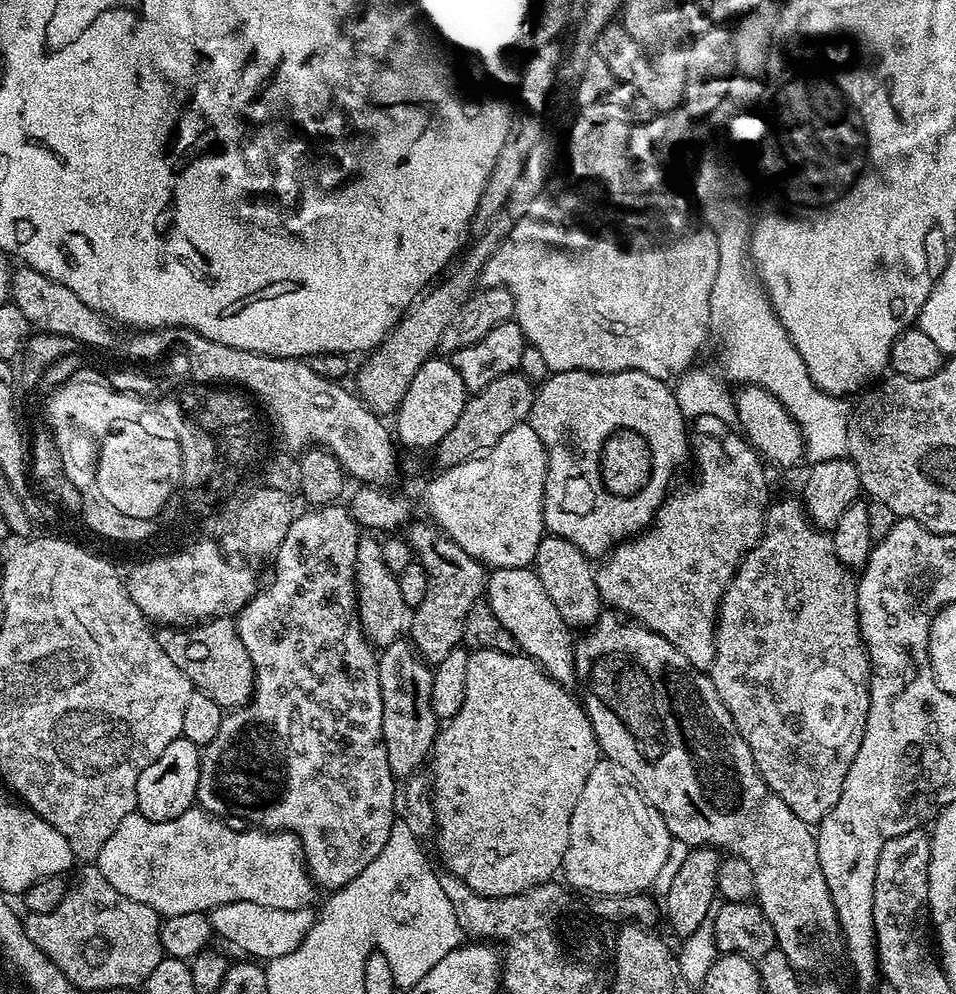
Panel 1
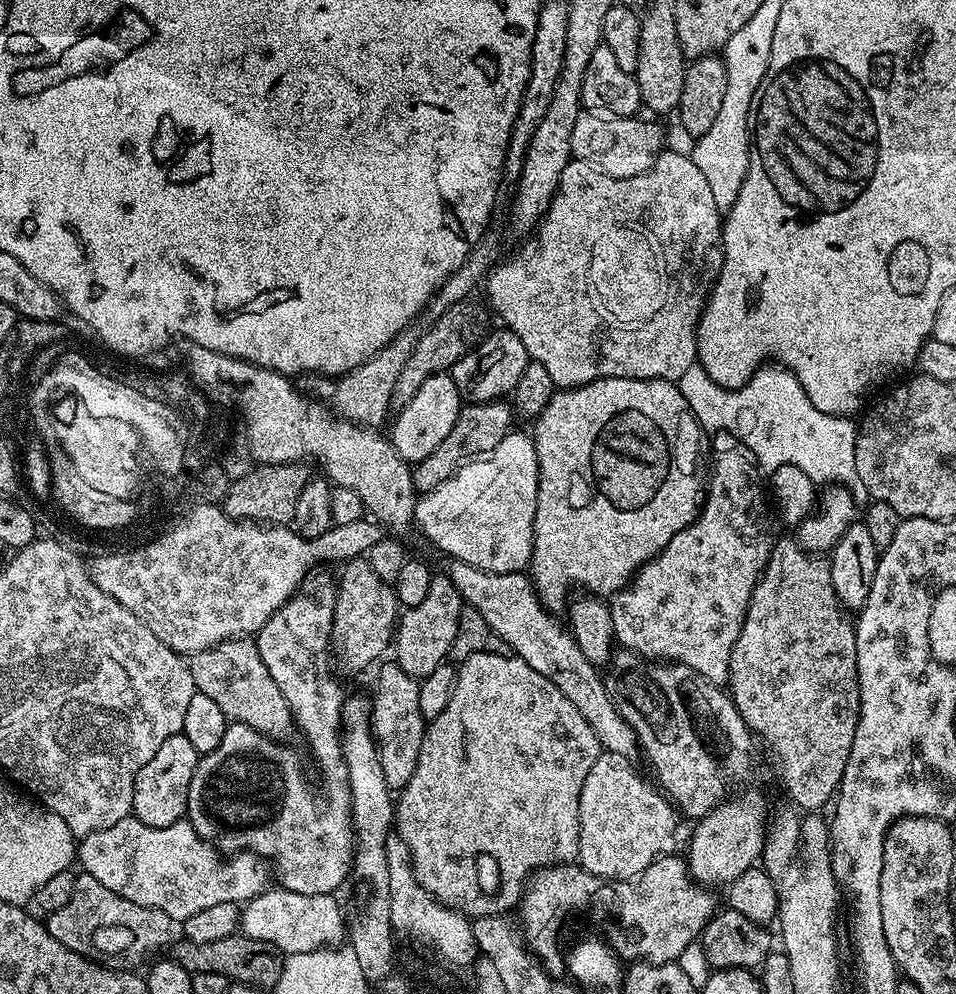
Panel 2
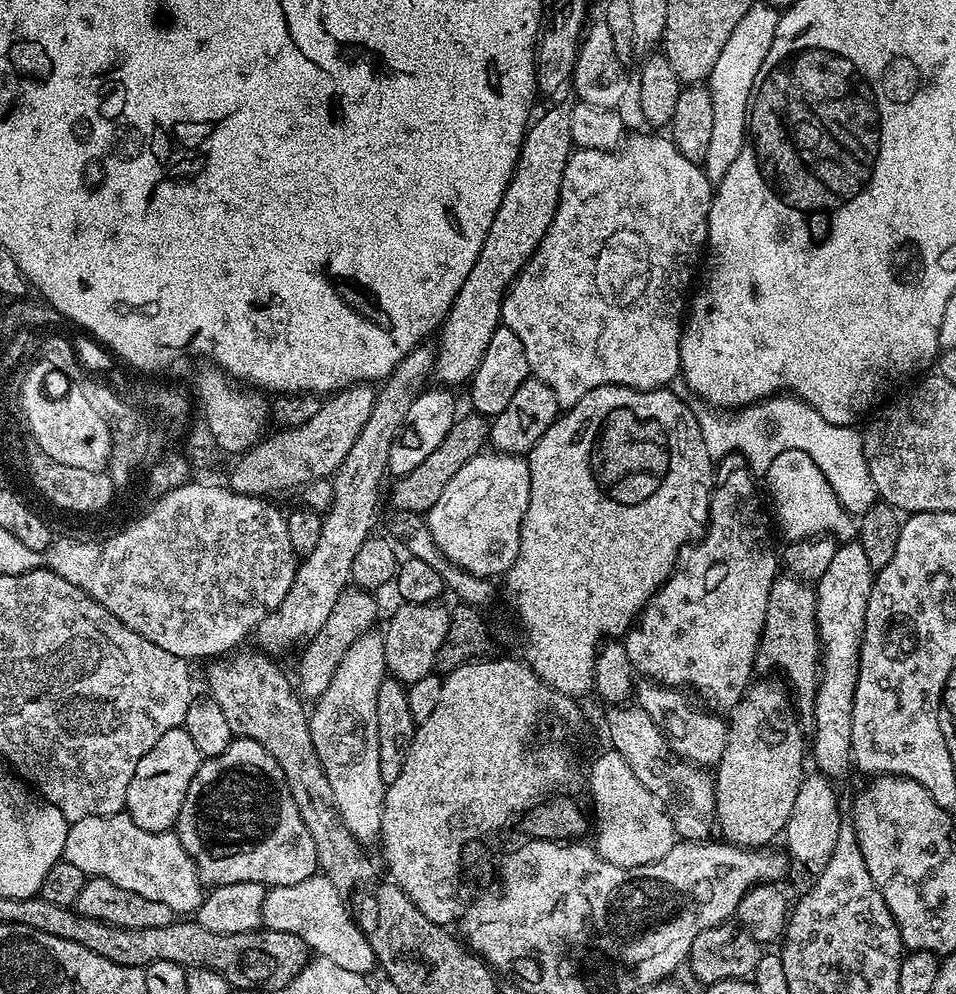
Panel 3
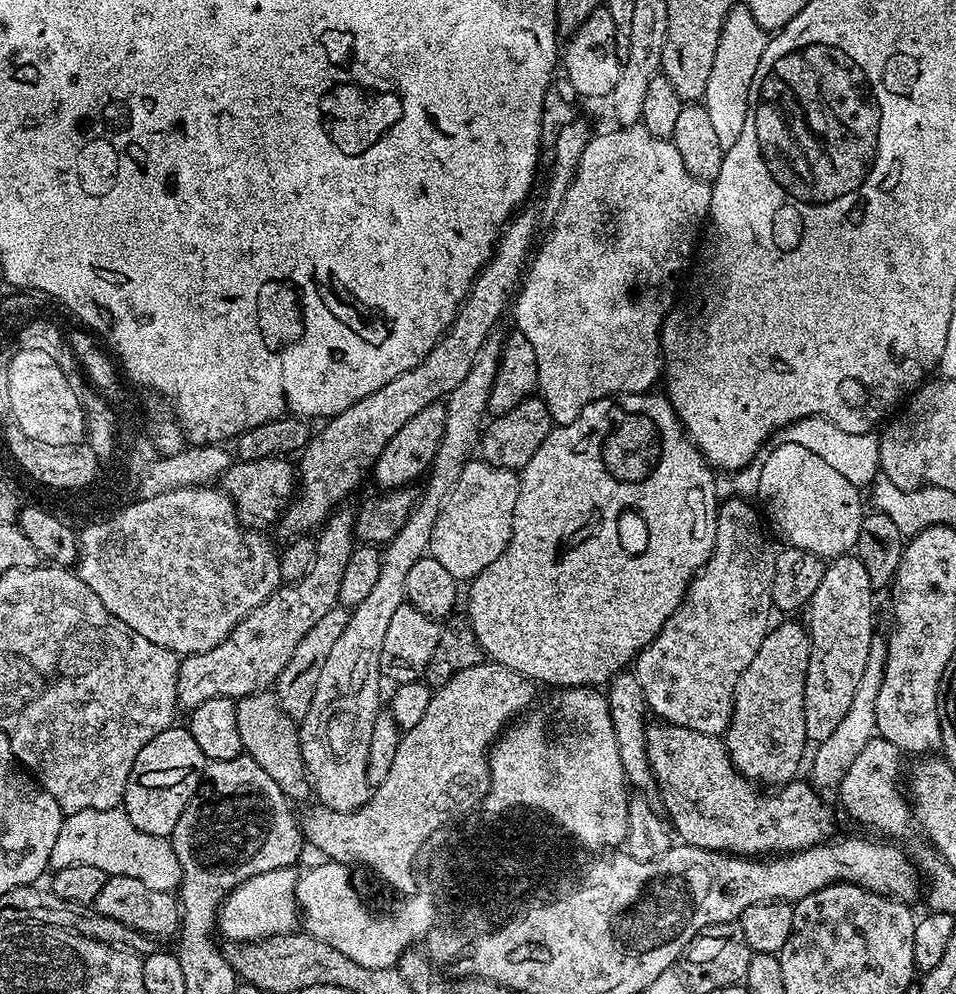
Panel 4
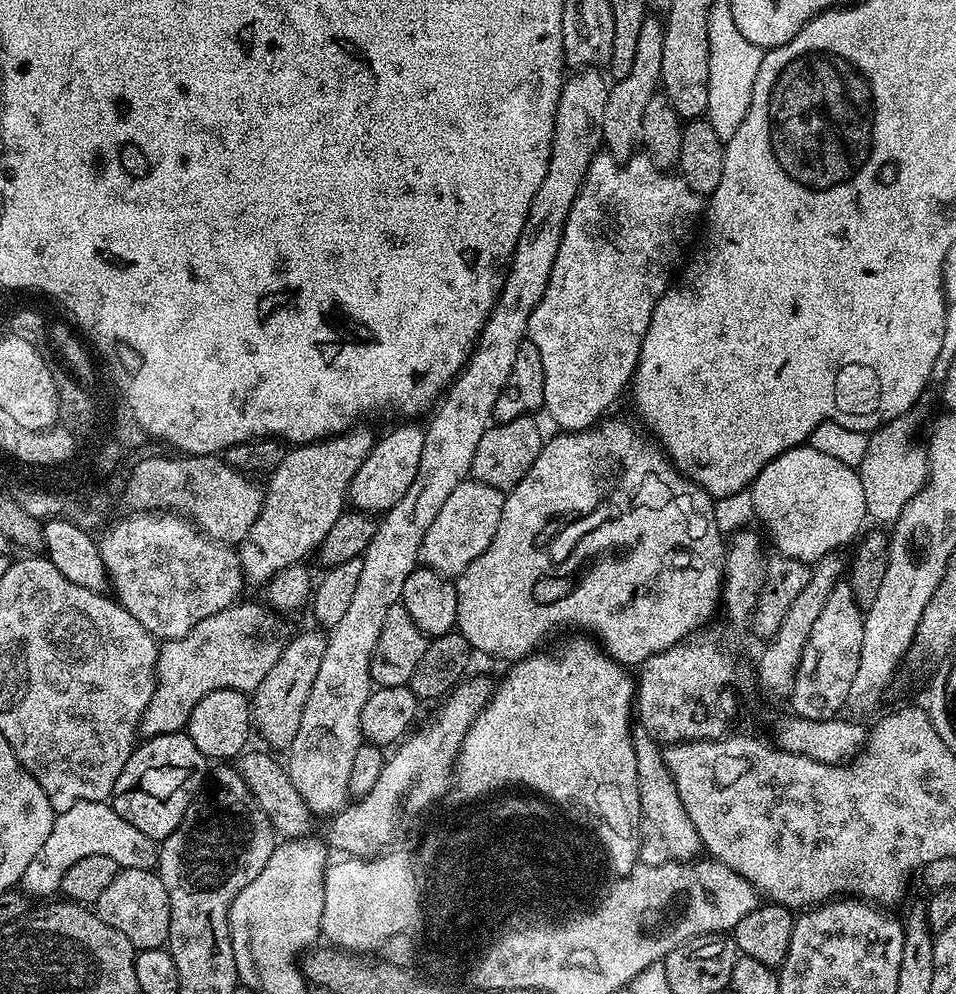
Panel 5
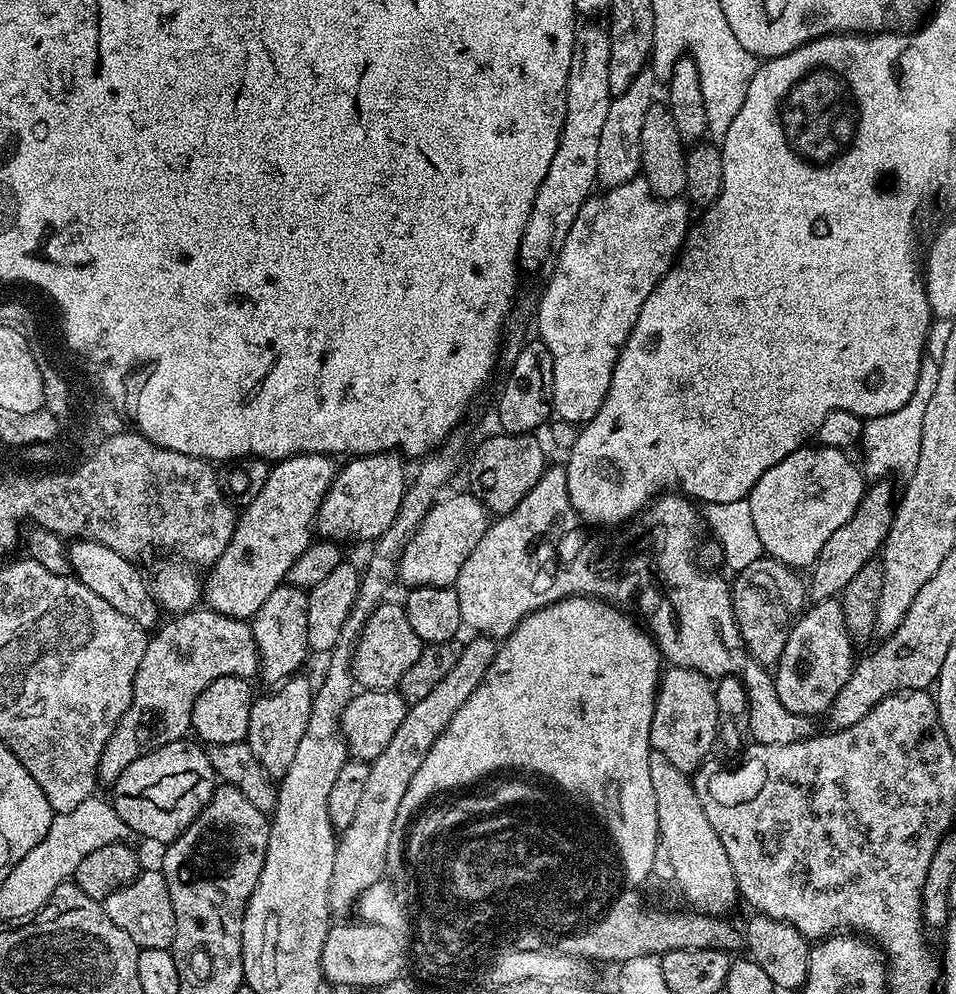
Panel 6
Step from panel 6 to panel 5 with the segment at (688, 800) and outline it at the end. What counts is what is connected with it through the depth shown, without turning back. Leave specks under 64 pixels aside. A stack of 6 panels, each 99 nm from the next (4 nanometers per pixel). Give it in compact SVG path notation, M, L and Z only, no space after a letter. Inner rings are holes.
M637 727L632 733L634 746L634 763L638 772L638 798L643 819L653 824L654 832L662 836L669 846L671 859L676 862L691 862L701 855L698 830L694 830L694 822L690 822L690 814L682 806L682 798L678 798L678 786L674 786L674 778L664 761L664 748L646 730Z

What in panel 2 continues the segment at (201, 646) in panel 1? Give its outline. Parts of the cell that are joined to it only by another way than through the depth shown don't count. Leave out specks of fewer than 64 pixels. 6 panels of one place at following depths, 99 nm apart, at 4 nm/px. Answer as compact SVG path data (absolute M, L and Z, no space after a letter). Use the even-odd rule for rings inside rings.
M233 638L222 641L212 648L191 653L187 657L190 678L194 678L197 692L206 694L226 714L226 718L234 724L245 724L277 742L287 741L287 736L294 732L294 717L282 690L278 690L278 682L270 678L270 670L266 670L266 662L262 662L262 654L258 654L258 646L252 638Z

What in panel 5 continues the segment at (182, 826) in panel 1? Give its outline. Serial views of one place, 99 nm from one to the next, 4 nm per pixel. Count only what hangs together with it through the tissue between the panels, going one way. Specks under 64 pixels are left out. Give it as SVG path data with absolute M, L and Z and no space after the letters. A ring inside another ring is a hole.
M78 802L78 806L70 806L70 810L57 815L54 826L50 830L50 838L42 845L42 850L26 866L26 874L22 888L29 897L52 896L60 892L62 874L79 862L82 858L90 858L90 854L106 854L106 858L114 858L121 868L151 868L158 864L158 844L151 840L138 826L130 826L126 818L122 818L113 810L108 802Z

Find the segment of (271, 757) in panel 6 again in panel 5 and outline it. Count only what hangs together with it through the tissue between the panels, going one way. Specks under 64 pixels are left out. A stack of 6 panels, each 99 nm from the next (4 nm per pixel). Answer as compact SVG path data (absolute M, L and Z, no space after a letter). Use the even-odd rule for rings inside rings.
M315 631L300 632L293 640L291 637L270 674L266 674L266 678L258 682L255 692L251 693L254 728L257 733L260 731L269 749L287 750L294 742L294 734L298 734L298 726L302 726L302 710L306 710L306 698L310 698L310 686L314 686L314 678L318 678L328 641L323 631Z

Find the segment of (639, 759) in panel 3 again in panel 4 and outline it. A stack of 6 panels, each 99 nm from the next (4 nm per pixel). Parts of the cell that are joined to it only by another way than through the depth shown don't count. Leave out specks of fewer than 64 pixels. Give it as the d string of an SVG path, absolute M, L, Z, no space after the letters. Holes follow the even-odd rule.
M652 723L647 725L644 738L650 770L656 779L658 797L668 811L671 831L676 836L680 835L679 839L683 843L734 856L771 858L777 854L813 848L833 835L832 812L820 801L821 793L811 783L803 784L803 779L797 778L791 784L775 790L761 790L734 767L732 759L728 757L728 747L721 737L673 724Z

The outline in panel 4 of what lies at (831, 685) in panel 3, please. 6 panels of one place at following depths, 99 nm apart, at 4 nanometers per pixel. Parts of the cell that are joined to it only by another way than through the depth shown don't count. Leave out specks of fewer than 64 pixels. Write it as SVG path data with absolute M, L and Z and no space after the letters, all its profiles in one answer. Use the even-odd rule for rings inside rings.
M854 554L837 556L825 567L822 582L808 601L807 611L812 611L810 623L810 662L806 666L806 694L804 717L809 741L819 742L830 738L838 730L850 702L854 702L854 690L862 682L866 670L866 658L870 656L872 633L872 595L874 589L866 568Z

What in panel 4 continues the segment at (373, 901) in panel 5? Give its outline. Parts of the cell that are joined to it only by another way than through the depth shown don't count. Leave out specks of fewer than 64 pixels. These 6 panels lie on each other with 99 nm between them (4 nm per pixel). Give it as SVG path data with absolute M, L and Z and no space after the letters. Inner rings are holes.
M320 862L313 868L308 868L303 873L299 873L296 882L296 907L299 915L302 917L303 931L309 932L314 938L322 938L326 946L334 946L334 950L350 958L358 966L370 966L370 970L382 970L383 968L395 968L400 963L400 955L409 951L415 942L423 941L432 929L434 919L434 904L427 895L412 894L407 897L408 900L393 916L379 916L376 912L371 912L364 905L362 897L356 893L356 888L352 885L352 876L347 867L335 862Z

